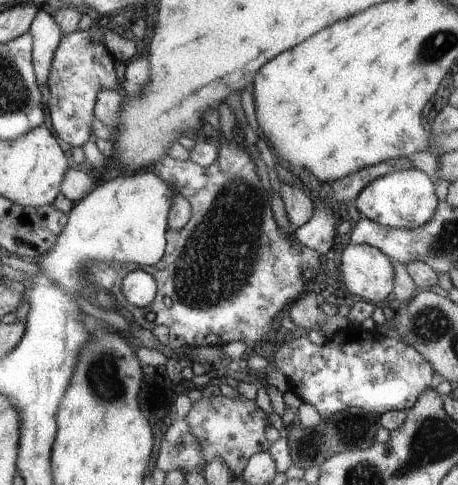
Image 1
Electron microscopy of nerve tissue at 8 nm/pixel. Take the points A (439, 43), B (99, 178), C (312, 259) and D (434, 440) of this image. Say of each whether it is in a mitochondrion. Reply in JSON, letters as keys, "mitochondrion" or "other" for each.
{"A":"mitochondrion","B":"other","C":"other","D":"mitochondrion"}

